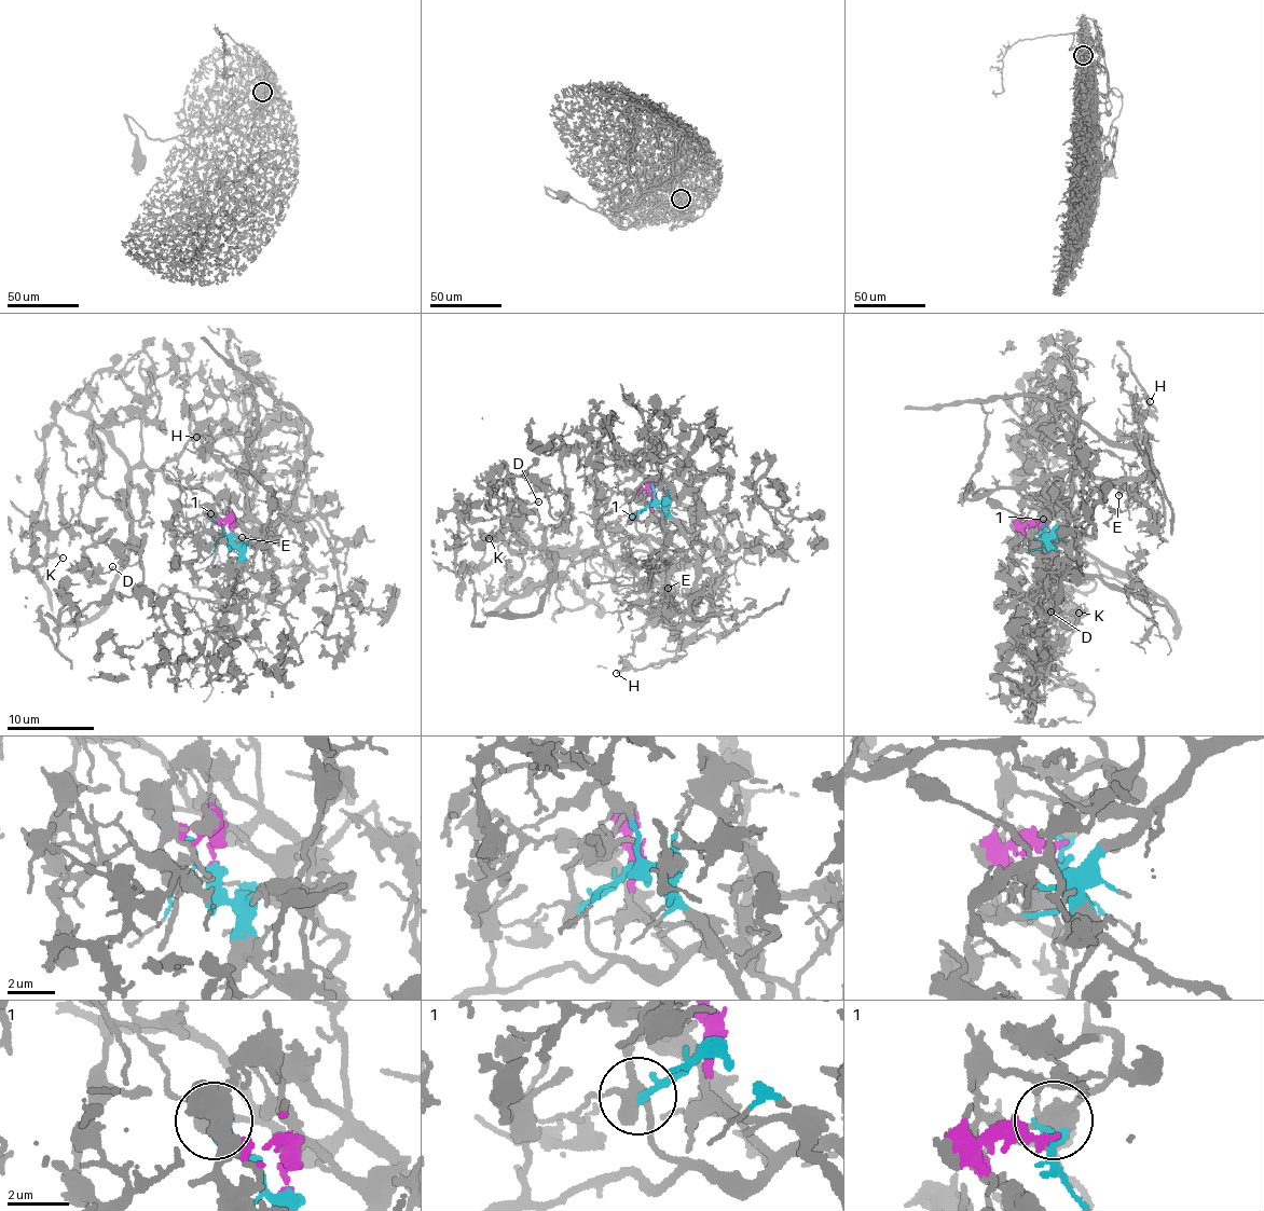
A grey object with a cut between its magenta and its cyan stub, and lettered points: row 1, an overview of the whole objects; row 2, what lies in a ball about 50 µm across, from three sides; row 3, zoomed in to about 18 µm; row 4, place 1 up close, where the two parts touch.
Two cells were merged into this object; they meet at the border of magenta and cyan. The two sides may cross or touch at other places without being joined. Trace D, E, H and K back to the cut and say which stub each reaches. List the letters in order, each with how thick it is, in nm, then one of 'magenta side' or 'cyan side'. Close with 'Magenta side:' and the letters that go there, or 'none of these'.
D: calibre 110 nm; magenta side
E: calibre 130 nm; cyan side
H: calibre 150 nm; cyan side
K: calibre 110 nm; magenta side
Magenta side: D, K

